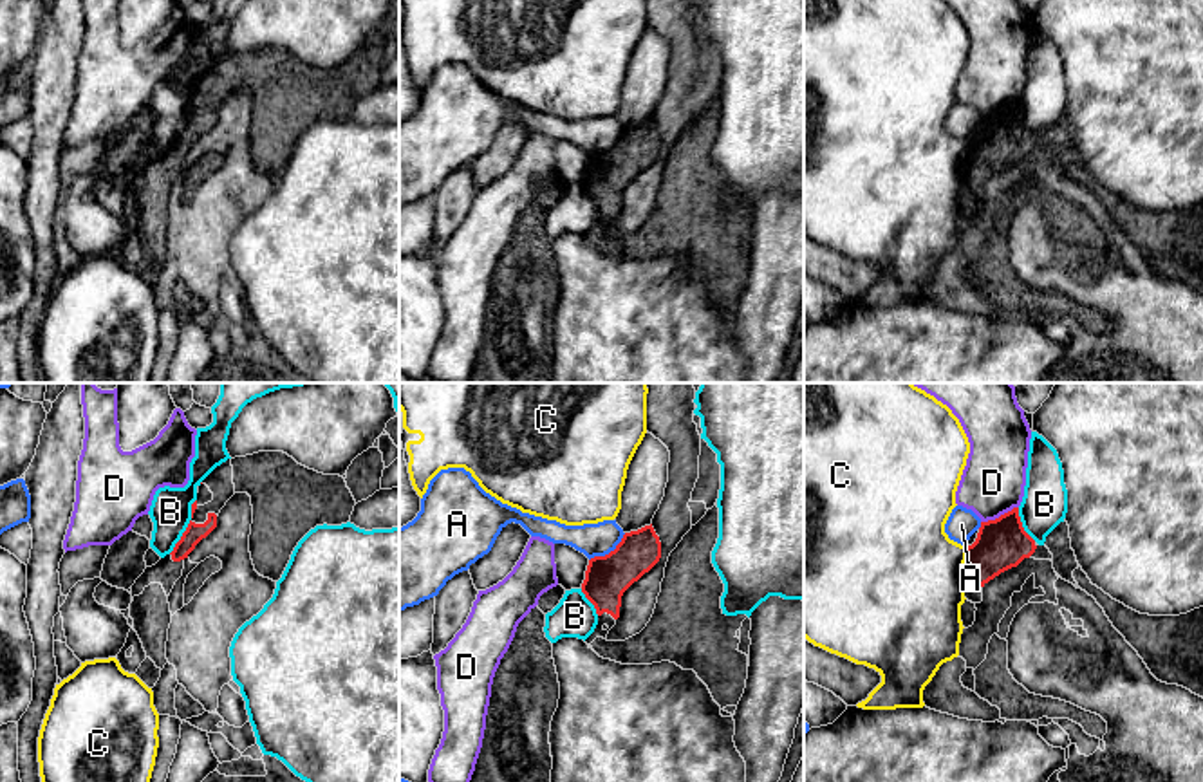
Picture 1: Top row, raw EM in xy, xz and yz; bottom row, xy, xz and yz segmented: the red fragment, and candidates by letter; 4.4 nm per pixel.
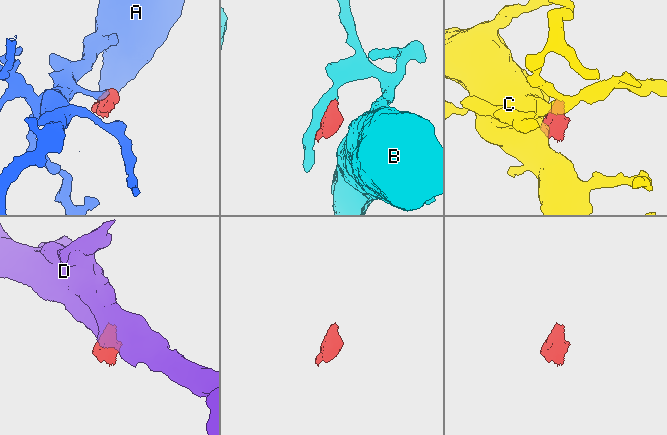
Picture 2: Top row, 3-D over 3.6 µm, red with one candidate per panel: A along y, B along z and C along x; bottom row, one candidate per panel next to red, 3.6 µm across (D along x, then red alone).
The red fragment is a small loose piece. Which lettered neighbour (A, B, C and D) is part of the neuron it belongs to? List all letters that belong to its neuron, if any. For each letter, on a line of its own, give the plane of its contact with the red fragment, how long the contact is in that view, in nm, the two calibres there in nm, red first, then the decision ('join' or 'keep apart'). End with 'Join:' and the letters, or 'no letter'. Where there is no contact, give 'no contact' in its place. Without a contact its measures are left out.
A: meets red in xz; contact 200 nm long; 190 nm thick on the red side, 150 nm on the other; keep apart
B: meets red in xy; contact 280 nm long; 90 nm thick on the red side, 190 nm on the other; keep apart
C: meets red in yz; contact 190 nm long; 220 nm thick on the red side, 480 nm on the other; keep apart
D: meets red in yz; contact 180 nm long; 220 nm thick on the red side, 280 nm on the other; keep apart
Join: no letter

